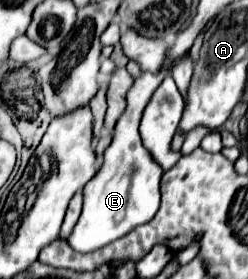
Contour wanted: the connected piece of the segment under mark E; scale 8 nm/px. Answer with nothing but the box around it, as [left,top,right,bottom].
[67,70,167,252]

